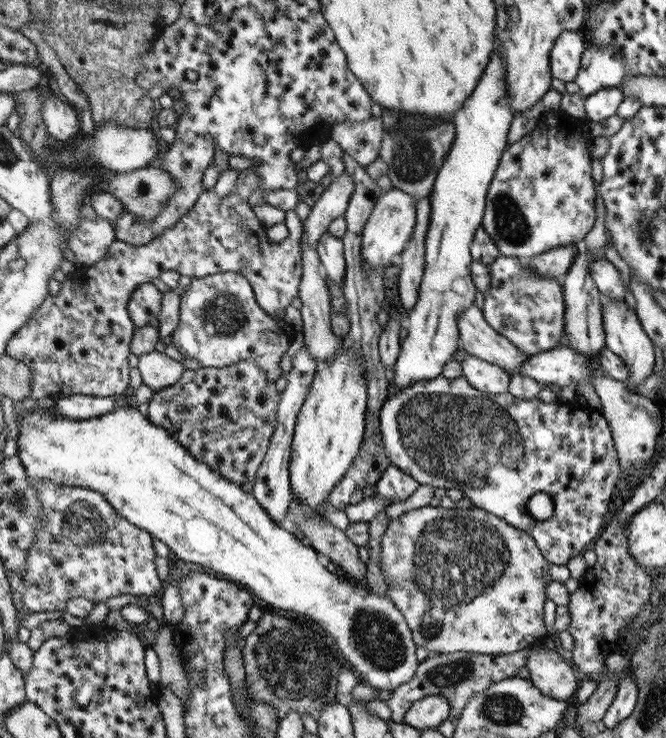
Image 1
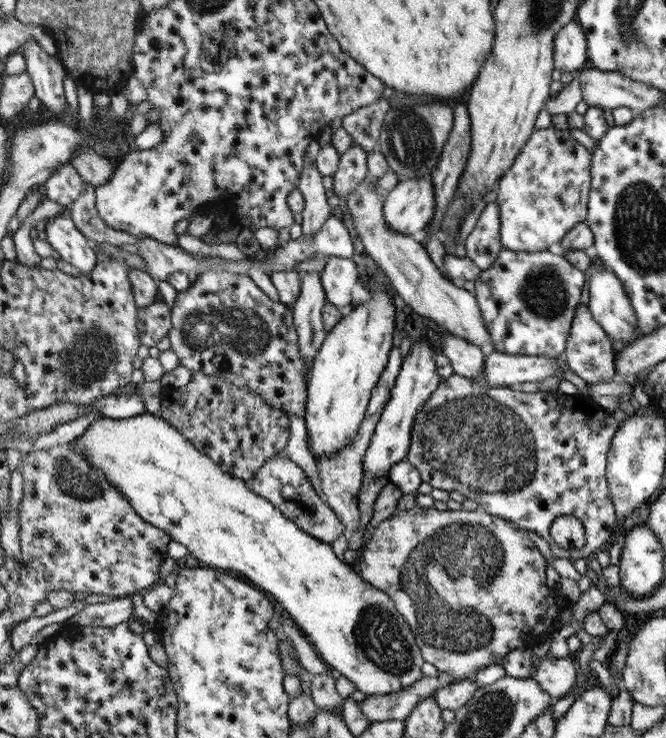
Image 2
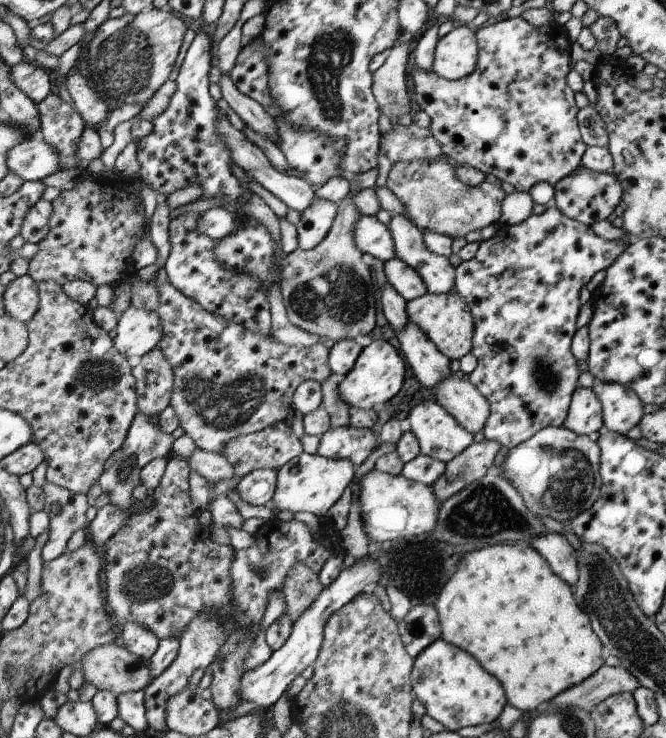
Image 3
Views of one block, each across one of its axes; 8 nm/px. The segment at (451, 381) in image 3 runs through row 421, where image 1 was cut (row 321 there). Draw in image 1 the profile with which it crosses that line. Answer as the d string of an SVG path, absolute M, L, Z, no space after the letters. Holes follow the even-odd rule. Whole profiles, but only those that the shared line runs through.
M476 305L466 307L458 315L458 332L461 354L486 360L508 374L515 374L517 368L530 358L494 330Z

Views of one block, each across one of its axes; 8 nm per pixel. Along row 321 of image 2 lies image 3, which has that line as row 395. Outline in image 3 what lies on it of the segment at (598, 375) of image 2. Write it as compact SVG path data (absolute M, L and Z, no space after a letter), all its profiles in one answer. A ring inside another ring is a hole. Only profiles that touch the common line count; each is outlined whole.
M576 388L563 425L569 431L586 436L604 429L602 404L594 394L593 388Z

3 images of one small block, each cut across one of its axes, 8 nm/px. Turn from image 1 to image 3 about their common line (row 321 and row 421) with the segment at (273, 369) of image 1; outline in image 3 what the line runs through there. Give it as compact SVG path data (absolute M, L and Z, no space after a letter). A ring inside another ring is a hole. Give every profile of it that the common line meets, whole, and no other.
M157 282L156 290L160 294L157 312L162 320L162 340L157 347L174 371L170 406L178 416L179 426L194 440L198 449L222 454L230 440L274 426L276 422L286 422L294 414L294 391L300 388L302 382L326 382L332 374L327 358L330 348L324 343L314 341L311 345L286 346L278 342L272 332L262 336L246 330L246 326L238 322L228 322L226 318L204 310L198 302L186 298L171 284Z

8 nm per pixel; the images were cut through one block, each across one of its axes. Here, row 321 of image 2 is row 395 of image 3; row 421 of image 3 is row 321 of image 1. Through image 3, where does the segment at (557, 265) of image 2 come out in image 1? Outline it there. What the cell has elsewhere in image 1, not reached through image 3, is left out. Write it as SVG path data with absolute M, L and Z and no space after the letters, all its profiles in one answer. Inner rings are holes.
M502 254L490 268L492 283L482 306L486 322L524 355L531 356L562 346L560 338L565 333L562 279L538 275L526 267L526 260Z

